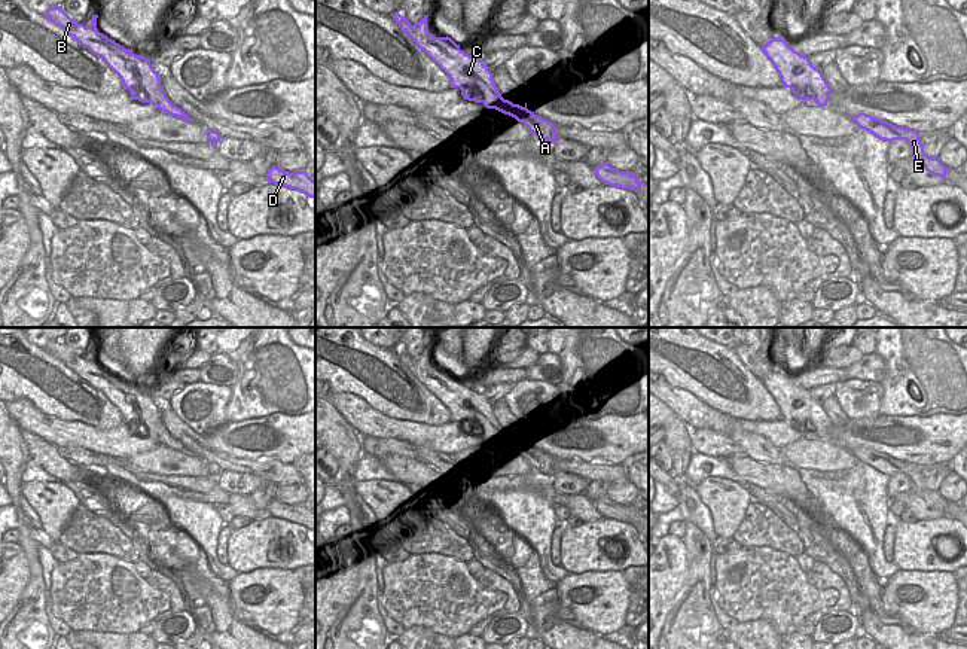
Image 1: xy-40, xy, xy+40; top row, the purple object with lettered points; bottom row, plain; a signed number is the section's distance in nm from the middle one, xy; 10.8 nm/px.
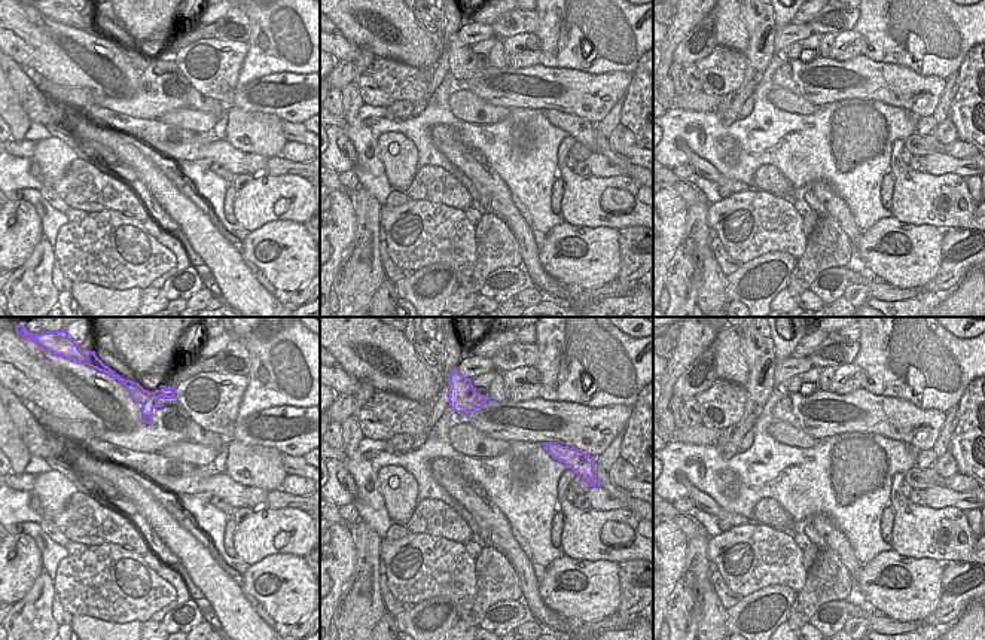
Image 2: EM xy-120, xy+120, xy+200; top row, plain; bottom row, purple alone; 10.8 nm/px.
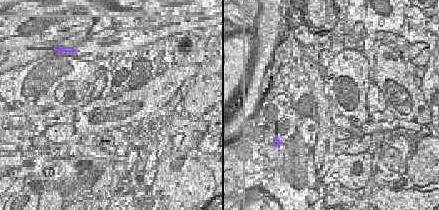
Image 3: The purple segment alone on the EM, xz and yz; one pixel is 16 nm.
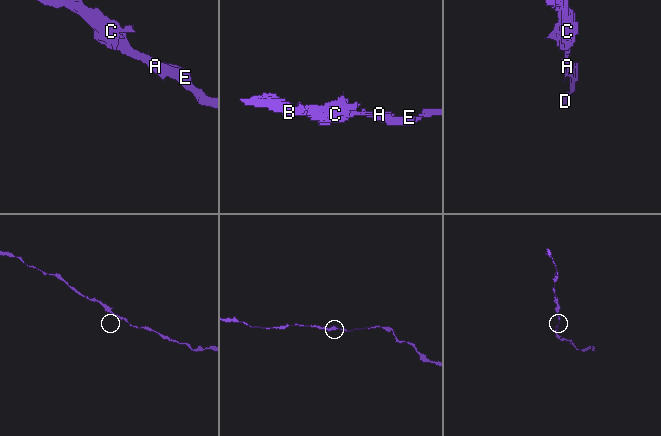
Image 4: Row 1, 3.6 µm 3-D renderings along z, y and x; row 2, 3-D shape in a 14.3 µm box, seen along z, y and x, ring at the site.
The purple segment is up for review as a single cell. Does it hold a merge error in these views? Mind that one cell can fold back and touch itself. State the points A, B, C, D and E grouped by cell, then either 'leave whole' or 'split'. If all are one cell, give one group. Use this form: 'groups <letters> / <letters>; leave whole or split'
groups A B C D E; leave whole

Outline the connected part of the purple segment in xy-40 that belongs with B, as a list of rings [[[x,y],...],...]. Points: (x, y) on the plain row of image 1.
[[[61,338],[49,341],[45,351],[100,390],[121,411],[123,421],[129,424],[134,433],[152,436],[161,445],[193,455],[192,451],[170,435],[161,418],[161,409],[153,403],[150,393],[135,389],[132,383],[121,380],[98,365],[98,348],[92,348],[91,359],[85,360],[71,353]]]

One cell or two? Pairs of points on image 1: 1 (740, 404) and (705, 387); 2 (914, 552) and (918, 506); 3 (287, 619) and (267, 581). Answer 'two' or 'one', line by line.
1: one
2: two
3: one

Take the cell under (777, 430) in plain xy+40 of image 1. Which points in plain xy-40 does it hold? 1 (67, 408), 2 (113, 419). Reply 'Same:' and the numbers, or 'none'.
Same: none

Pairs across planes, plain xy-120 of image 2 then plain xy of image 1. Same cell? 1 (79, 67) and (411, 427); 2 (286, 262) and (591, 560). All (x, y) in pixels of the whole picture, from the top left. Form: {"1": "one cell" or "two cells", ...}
{"1": "two cells", "2": "two cells"}

